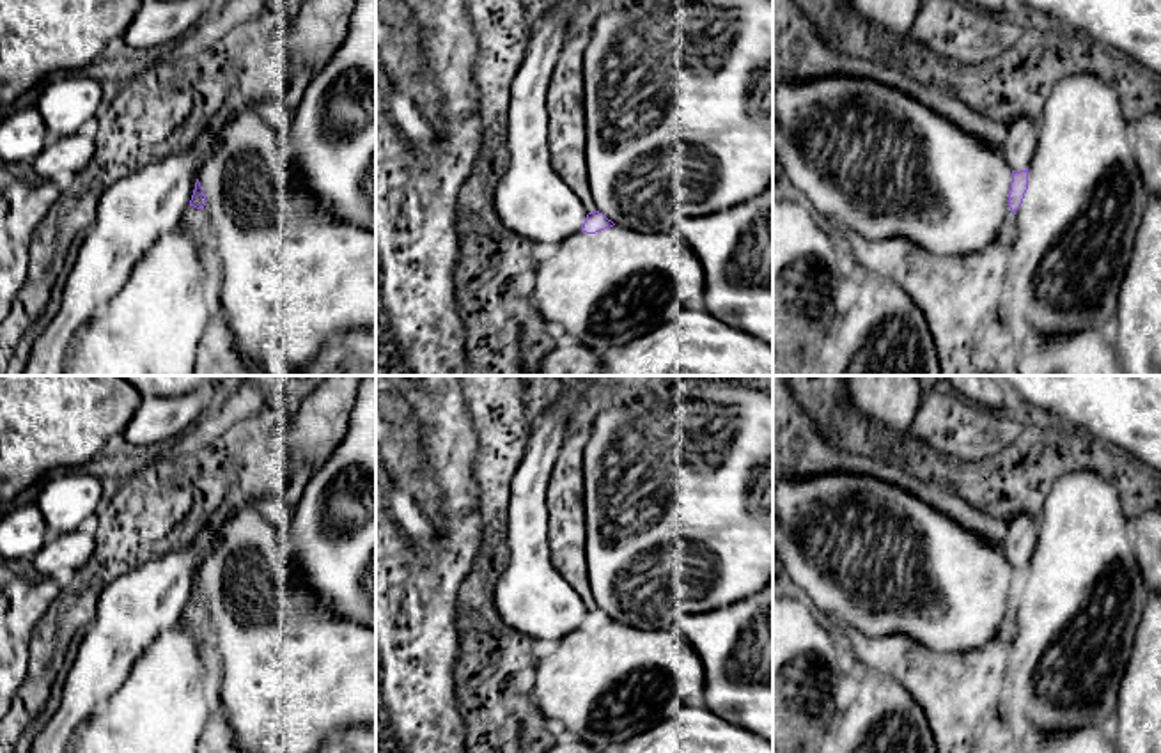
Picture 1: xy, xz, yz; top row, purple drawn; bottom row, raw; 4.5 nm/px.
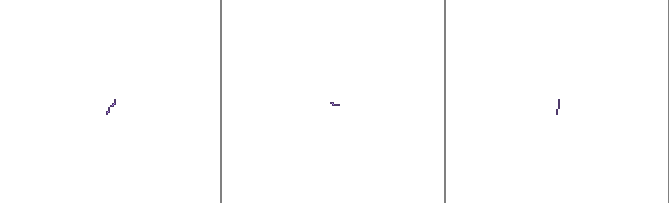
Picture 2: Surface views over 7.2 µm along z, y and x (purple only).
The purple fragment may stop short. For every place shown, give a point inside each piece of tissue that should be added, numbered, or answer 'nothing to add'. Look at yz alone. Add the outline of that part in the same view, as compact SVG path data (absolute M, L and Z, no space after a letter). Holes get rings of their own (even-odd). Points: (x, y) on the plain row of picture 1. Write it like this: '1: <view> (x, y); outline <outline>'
1: yz (1075, 628); outline M1085 468L1056 478L1042 505L1037 544L1028 565L1028 586L1012 611L1016 633L998 707L1001 721L1017 732L1035 728L1042 734L1090 726L1097 710L1118 696L1149 594L1133 551L1131 521L1115 484Z

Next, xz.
1: xz (610, 684); outline M619 622L596 631L576 629L558 640L558 647L535 663L535 684L528 696L534 709L546 719L558 721L564 730L596 751L622 744L661 723L674 705L702 705L705 670L690 638L677 627L643 631Z

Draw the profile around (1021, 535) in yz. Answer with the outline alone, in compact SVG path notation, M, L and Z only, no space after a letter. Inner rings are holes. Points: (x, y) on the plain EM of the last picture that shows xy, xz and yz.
M1025 514L1012 519L1005 537L1005 555L1012 567L1021 569L1030 565L1032 553L1037 544L1035 521Z

